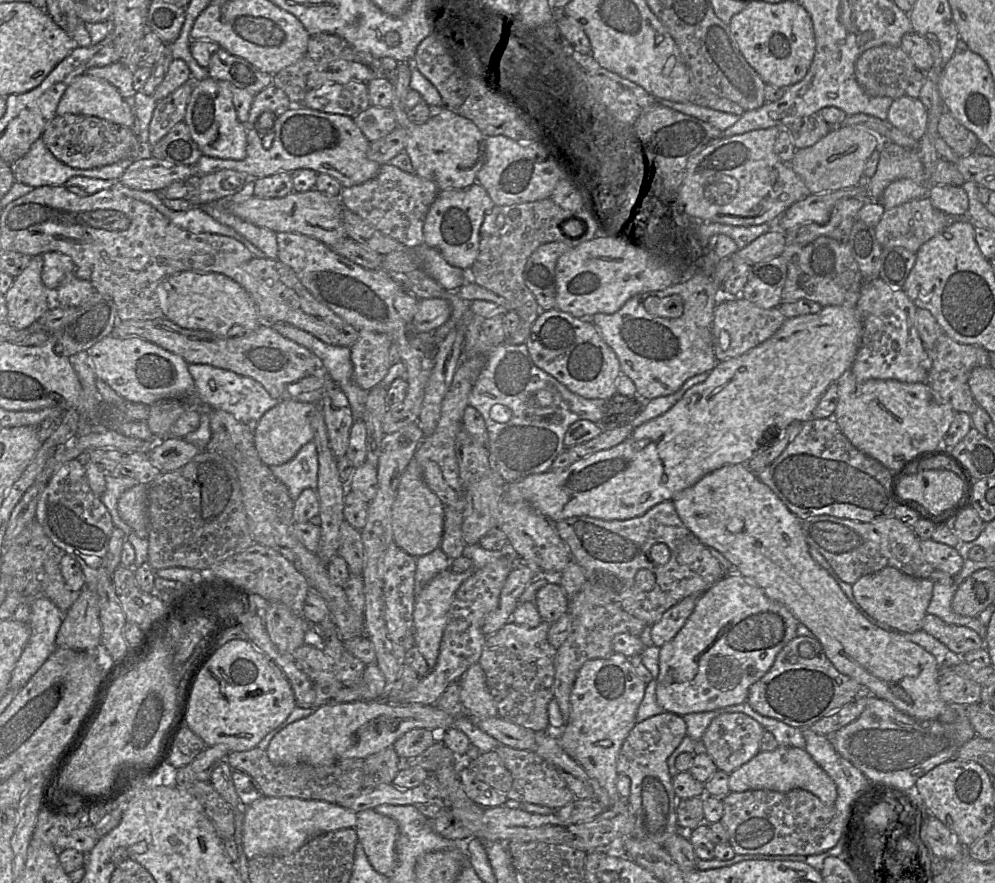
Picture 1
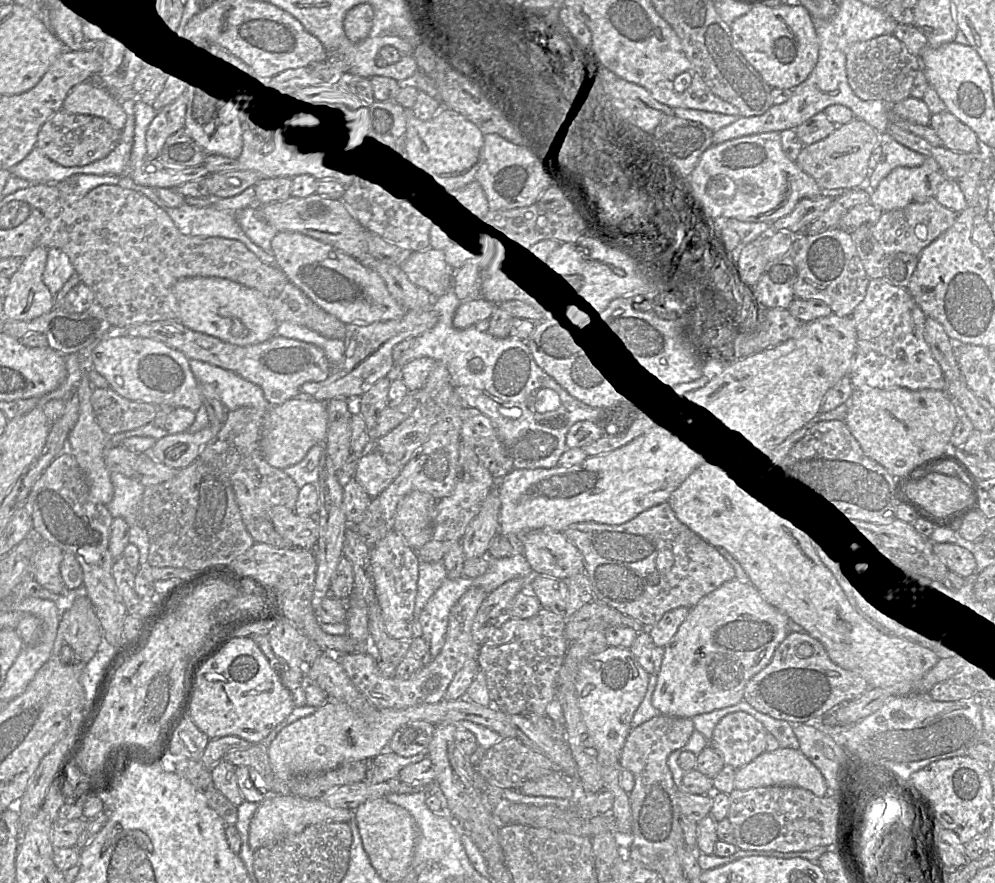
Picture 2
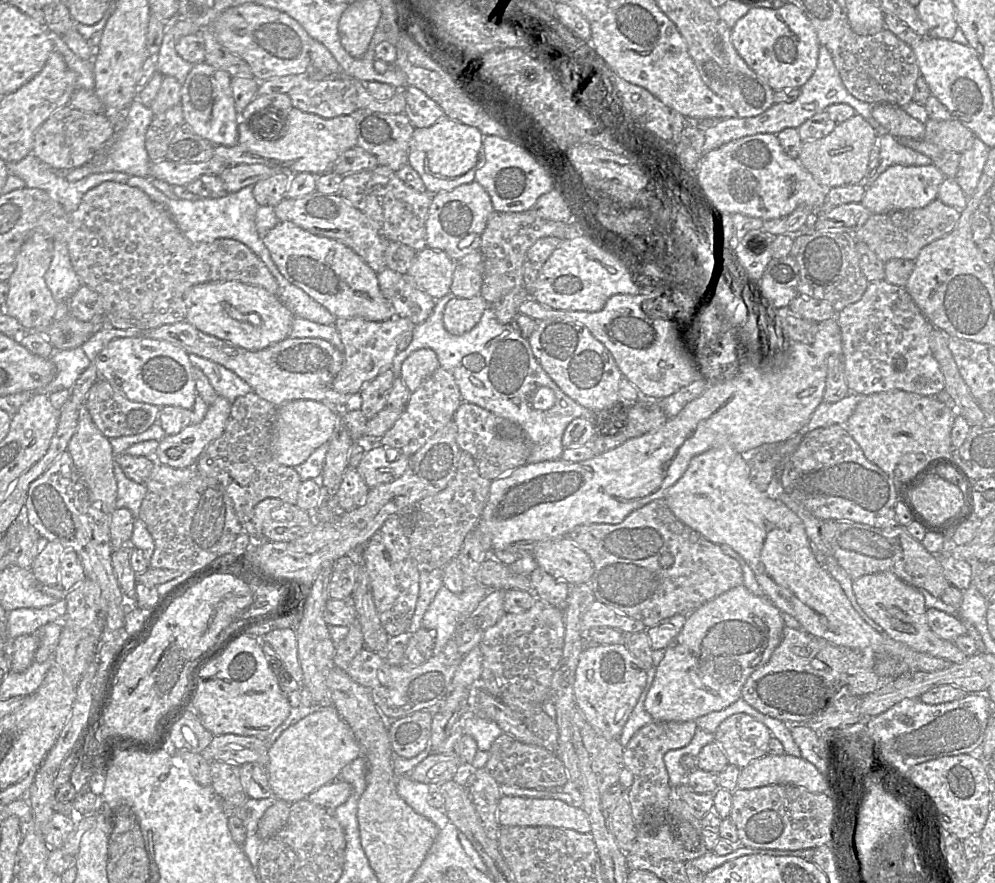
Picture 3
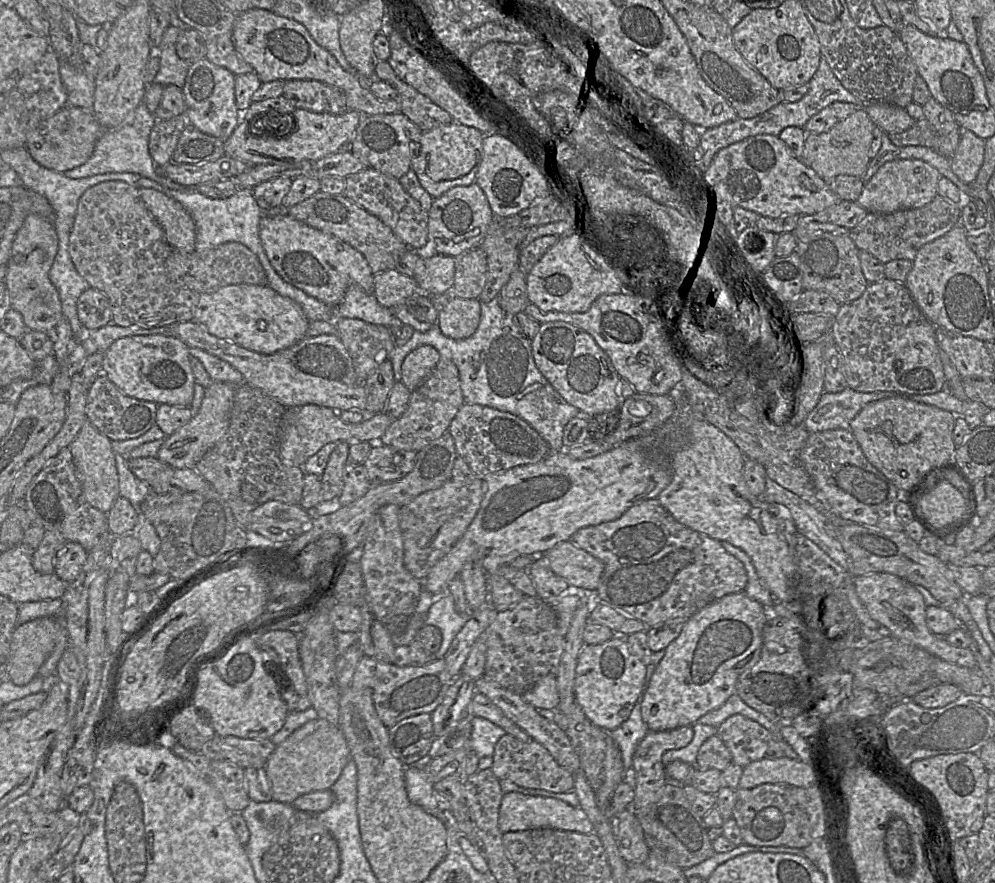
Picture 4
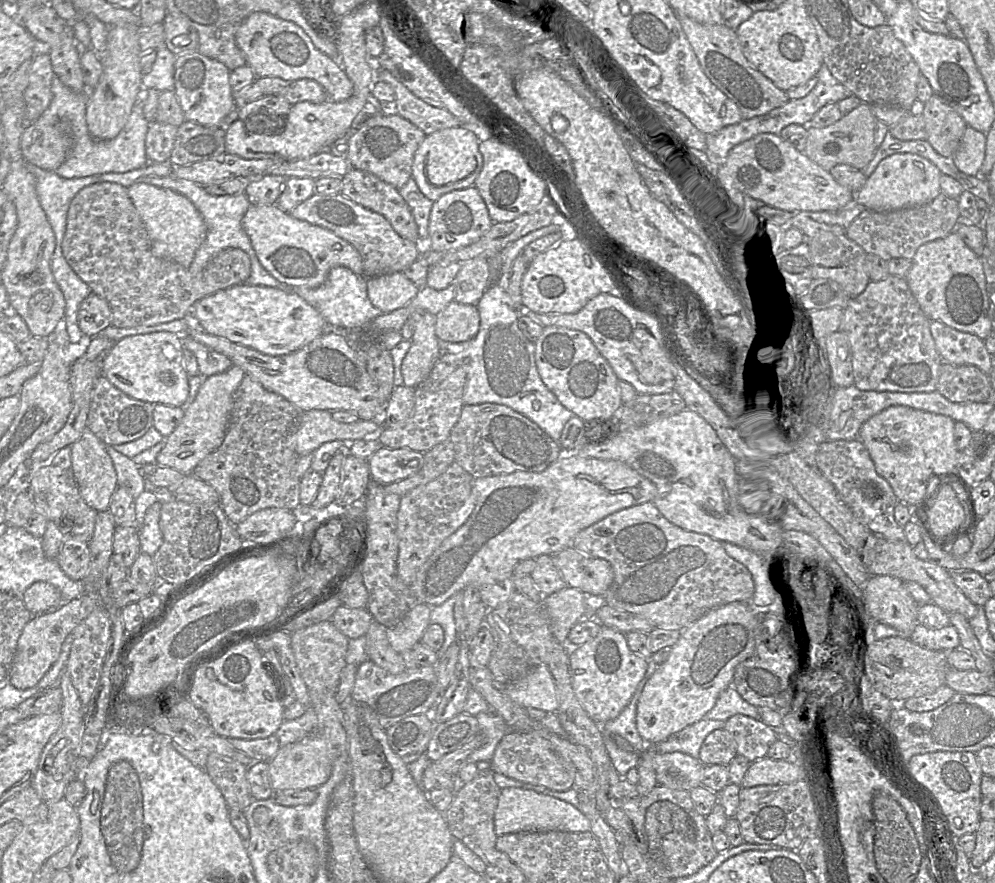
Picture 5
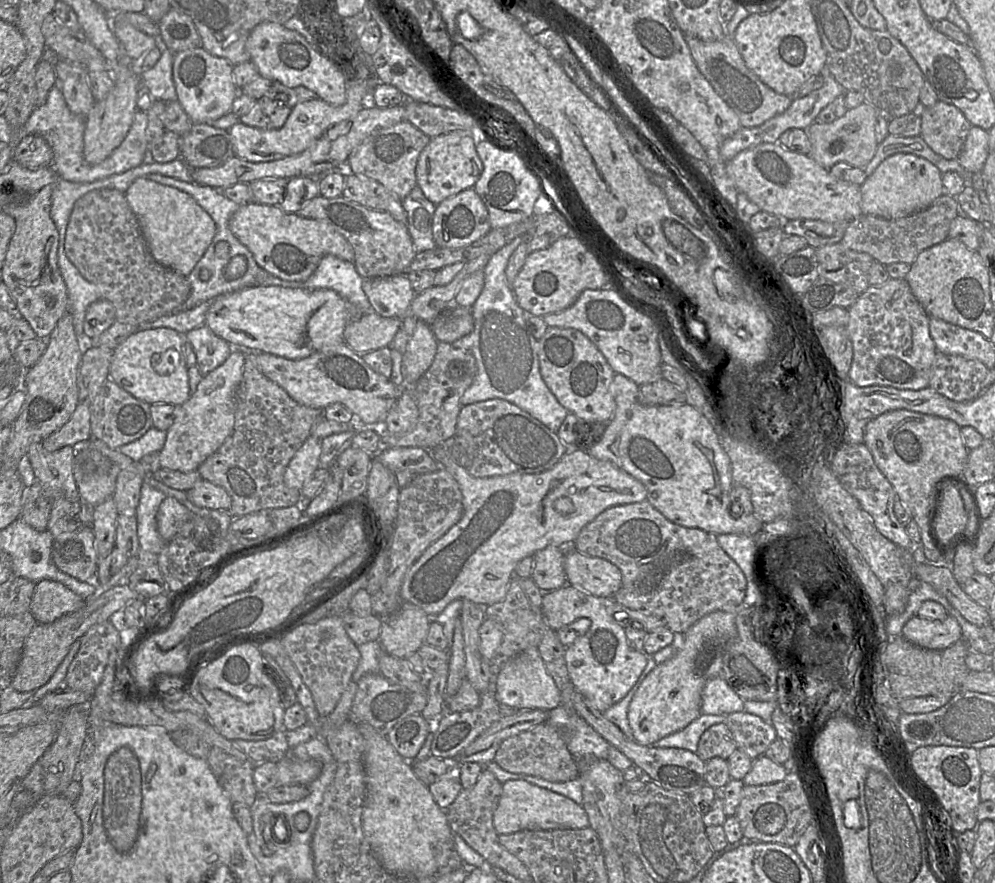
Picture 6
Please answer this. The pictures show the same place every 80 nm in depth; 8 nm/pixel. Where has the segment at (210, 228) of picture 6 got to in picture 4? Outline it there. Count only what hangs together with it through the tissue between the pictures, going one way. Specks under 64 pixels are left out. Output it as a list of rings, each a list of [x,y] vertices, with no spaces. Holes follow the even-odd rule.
[[[138,188],[149,213],[164,231],[167,242],[183,255],[195,251],[196,228],[189,212],[177,200],[151,188]]]

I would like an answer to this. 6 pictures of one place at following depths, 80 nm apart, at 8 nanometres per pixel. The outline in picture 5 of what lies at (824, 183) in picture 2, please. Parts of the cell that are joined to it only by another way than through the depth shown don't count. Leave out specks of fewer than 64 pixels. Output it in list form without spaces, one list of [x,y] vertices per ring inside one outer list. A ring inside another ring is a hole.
[[[862,103],[831,126],[826,128],[808,126],[807,142],[803,153],[828,172],[838,165],[848,165],[862,171],[868,166],[877,150],[874,144],[877,122],[872,106]]]

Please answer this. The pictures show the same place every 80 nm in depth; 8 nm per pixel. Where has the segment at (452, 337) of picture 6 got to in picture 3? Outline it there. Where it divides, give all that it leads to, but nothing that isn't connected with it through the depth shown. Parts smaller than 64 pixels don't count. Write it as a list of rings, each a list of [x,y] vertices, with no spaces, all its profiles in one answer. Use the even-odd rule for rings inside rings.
[[[481,295],[469,299],[452,297],[443,312],[444,327],[452,335],[463,335],[478,324],[489,306]]]

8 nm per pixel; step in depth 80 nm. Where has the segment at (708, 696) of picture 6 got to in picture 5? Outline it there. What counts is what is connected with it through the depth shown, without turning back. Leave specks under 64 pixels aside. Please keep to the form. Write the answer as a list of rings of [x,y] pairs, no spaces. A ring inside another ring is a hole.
[[[729,686],[721,692],[714,707],[703,719],[726,721],[736,714],[742,714],[754,719],[760,718],[758,708],[743,700],[738,692]]]

